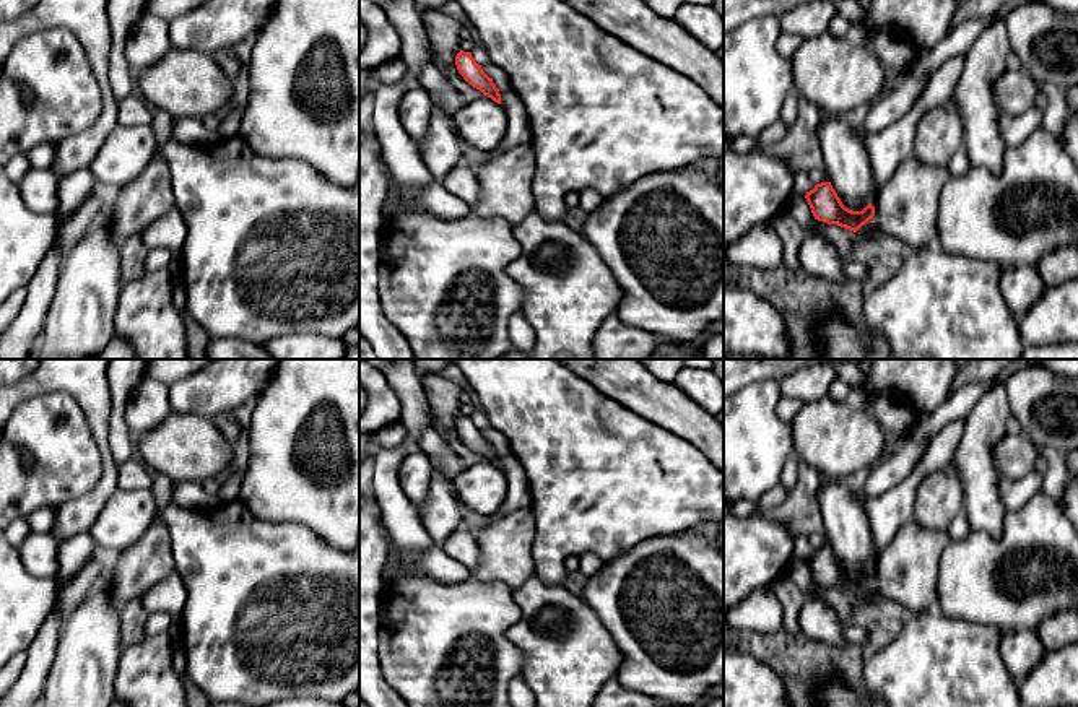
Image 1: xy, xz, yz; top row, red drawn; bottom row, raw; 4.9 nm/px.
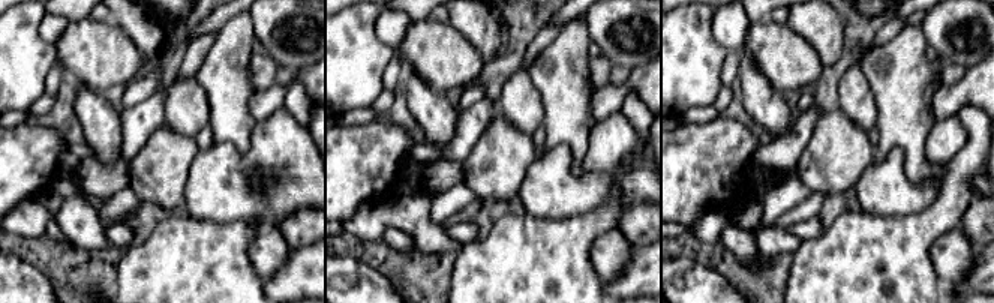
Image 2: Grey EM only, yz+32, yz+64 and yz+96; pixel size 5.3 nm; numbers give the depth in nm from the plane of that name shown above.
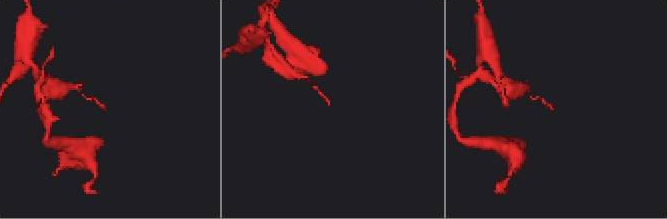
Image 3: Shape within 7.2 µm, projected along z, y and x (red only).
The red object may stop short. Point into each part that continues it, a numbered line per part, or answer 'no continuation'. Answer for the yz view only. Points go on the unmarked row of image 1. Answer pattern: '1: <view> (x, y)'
no continuation

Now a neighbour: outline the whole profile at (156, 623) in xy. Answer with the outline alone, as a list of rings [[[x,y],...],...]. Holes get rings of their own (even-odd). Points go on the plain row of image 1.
[[[167,613],[148,614],[146,624],[145,624],[145,634],[156,635],[161,632],[167,632],[171,619],[172,618]]]

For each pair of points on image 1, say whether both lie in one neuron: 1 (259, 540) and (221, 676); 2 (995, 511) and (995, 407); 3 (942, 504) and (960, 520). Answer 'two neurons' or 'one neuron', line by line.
1: one neuron
2: one neuron
3: two neurons

